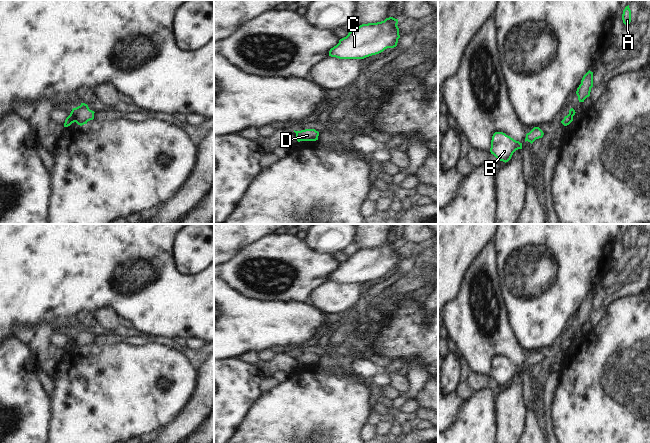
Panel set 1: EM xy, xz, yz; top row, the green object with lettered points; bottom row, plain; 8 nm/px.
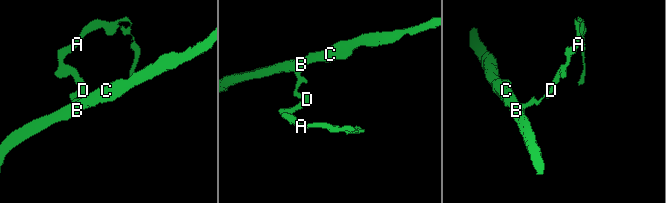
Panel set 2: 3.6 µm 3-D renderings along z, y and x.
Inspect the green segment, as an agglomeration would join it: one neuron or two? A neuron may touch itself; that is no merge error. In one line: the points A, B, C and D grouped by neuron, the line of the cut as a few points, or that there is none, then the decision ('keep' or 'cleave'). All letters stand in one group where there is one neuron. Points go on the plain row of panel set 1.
groups A D / B C; cut xy (71, 335), (76, 345); cleave

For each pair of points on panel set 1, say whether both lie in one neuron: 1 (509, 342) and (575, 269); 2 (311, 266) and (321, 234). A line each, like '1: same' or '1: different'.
1: different
2: different

